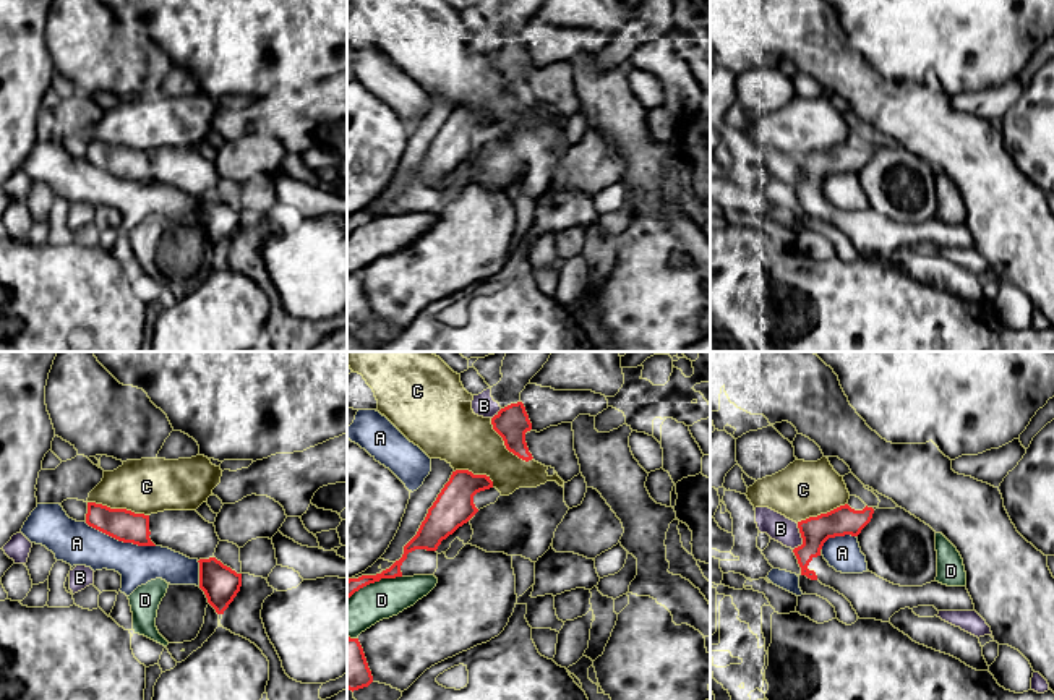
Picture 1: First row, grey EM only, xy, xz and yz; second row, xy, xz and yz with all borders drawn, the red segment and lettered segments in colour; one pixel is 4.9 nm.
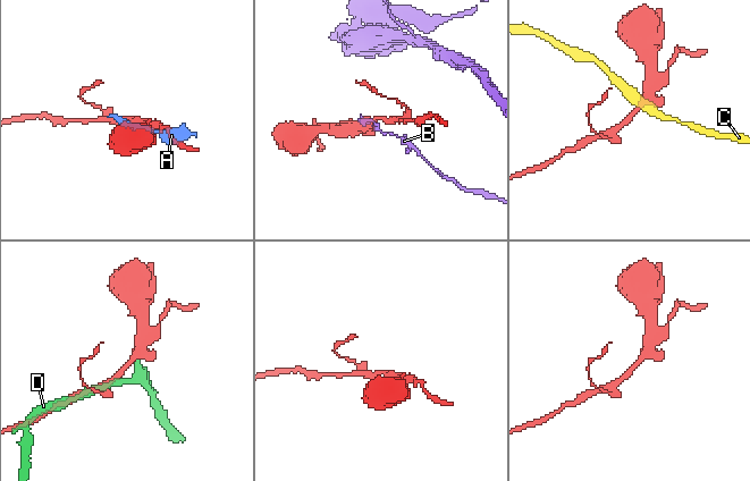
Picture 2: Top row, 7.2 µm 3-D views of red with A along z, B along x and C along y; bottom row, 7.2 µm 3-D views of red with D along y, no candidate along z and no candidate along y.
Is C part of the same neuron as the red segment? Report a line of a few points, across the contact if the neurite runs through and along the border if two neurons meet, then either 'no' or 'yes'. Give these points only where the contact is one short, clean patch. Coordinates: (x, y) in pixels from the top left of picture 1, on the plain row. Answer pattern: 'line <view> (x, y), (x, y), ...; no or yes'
line xy (88, 138), (148, 153); no

